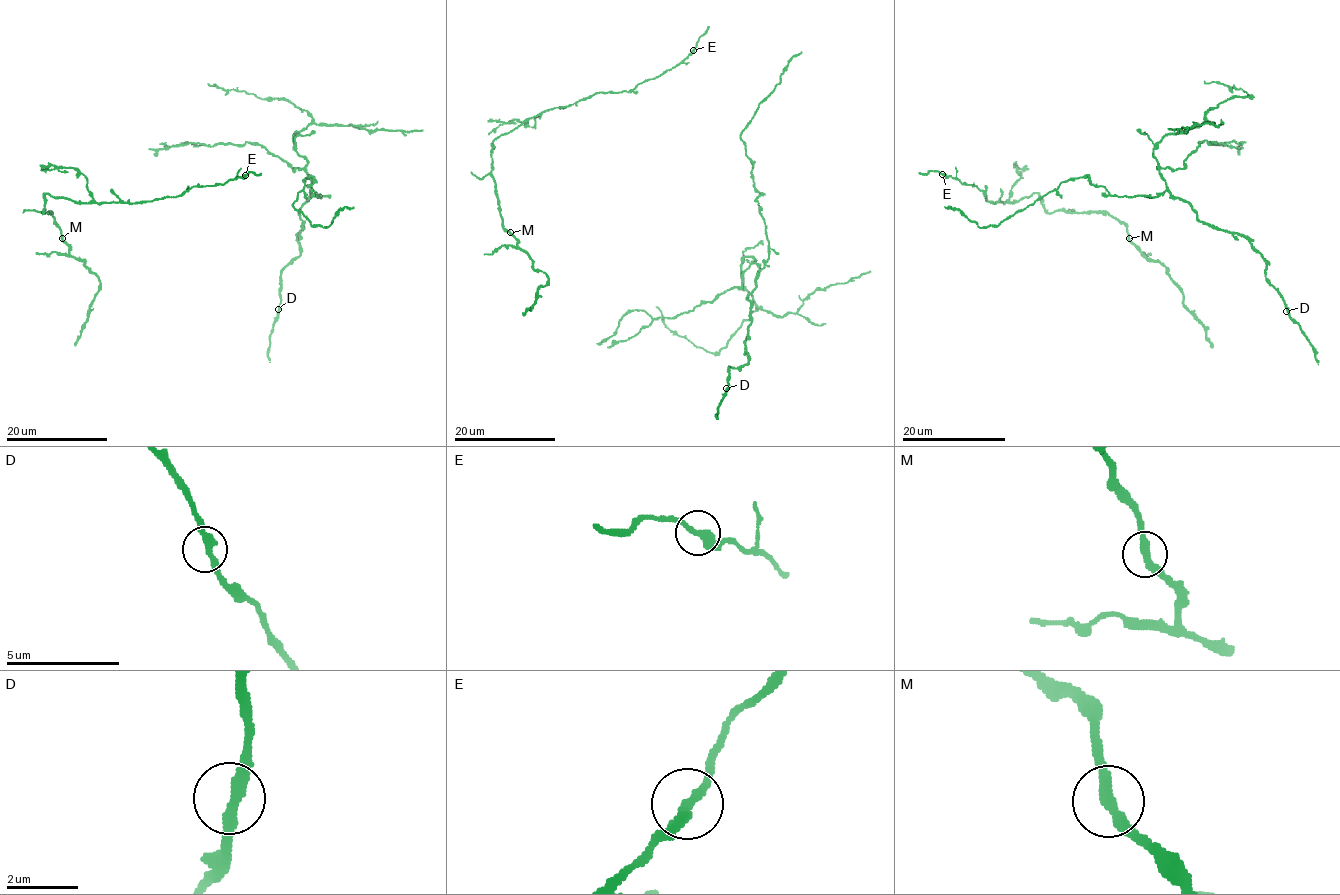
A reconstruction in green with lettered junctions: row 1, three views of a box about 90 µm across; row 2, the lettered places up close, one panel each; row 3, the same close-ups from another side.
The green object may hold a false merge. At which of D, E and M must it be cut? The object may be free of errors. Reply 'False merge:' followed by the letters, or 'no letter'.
False merge: no letter

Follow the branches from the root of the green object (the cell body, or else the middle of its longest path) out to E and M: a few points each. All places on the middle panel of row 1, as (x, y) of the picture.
E: (707, 33), (699, 38), (693, 49)
M: (707, 33), (658, 76), (628, 91), (595, 92), (544, 110), (493, 141), (494, 193), (510, 232)

